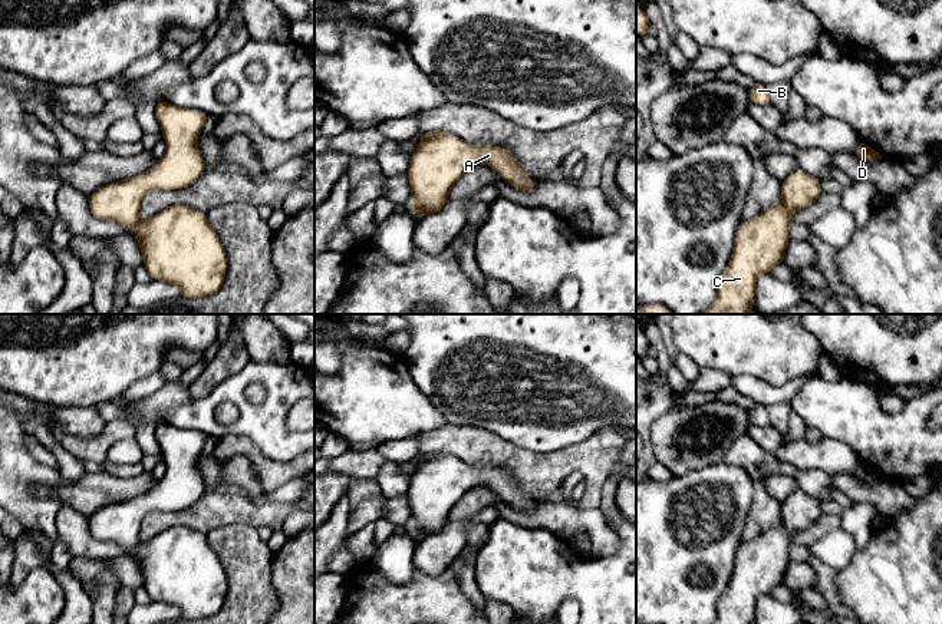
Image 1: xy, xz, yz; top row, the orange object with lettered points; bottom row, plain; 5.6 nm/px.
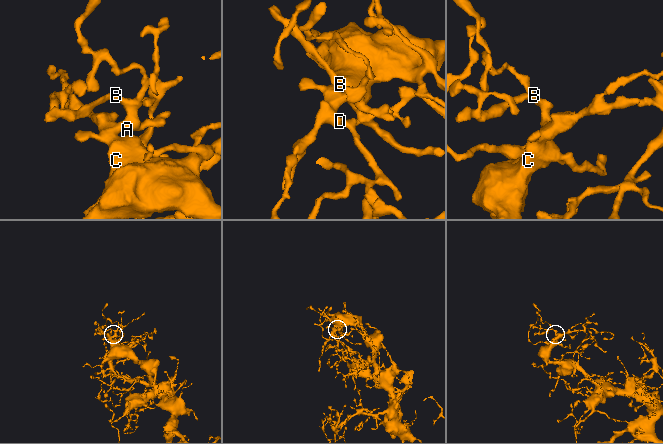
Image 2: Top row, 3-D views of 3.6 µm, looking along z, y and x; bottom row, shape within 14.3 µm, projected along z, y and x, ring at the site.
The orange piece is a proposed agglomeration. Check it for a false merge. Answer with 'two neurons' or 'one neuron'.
one neuron

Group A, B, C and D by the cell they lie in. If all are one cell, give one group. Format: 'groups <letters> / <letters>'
groups A B C D

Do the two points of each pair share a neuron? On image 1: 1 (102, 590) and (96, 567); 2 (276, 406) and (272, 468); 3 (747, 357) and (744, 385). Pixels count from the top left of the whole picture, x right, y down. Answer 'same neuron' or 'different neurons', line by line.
1: same neuron
2: different neurons
3: different neurons

